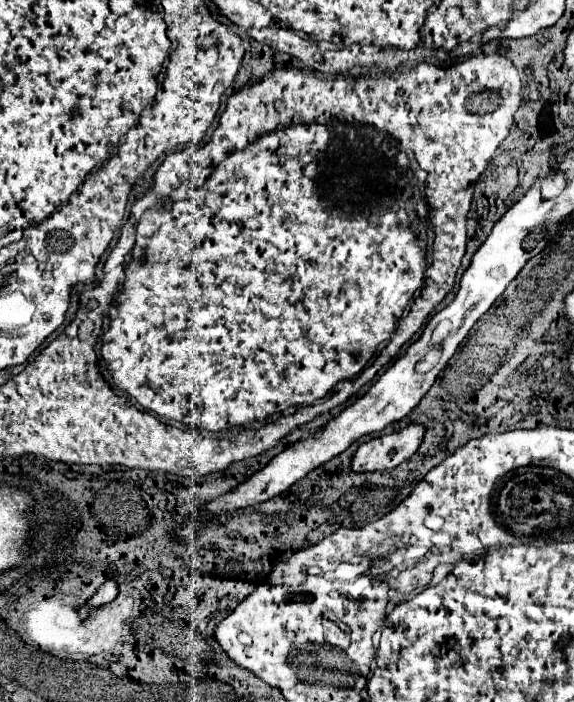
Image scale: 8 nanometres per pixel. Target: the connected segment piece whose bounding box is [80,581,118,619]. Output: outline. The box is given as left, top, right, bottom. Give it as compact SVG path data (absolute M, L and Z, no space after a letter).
M106 581L106 583L96 591L96 595L90 599L90 603L88 603L86 607L80 609L80 617L84 619L94 607L104 605L104 603L110 603L116 595L118 595L118 587L116 587L116 583L114 583L114 581Z

